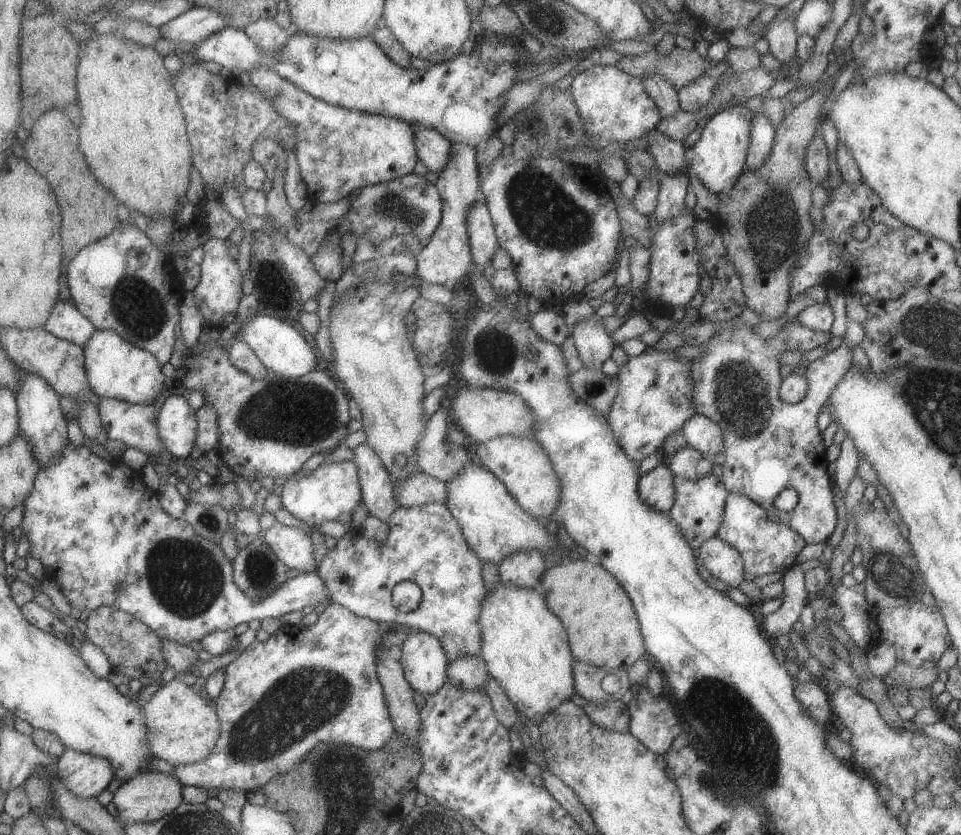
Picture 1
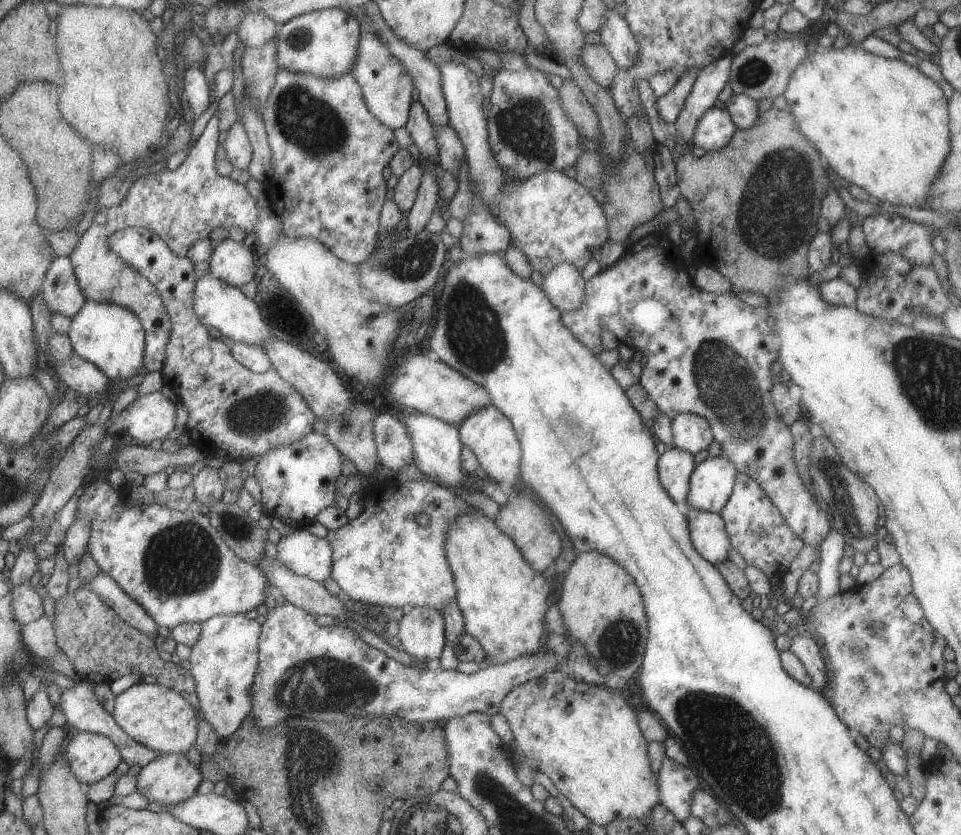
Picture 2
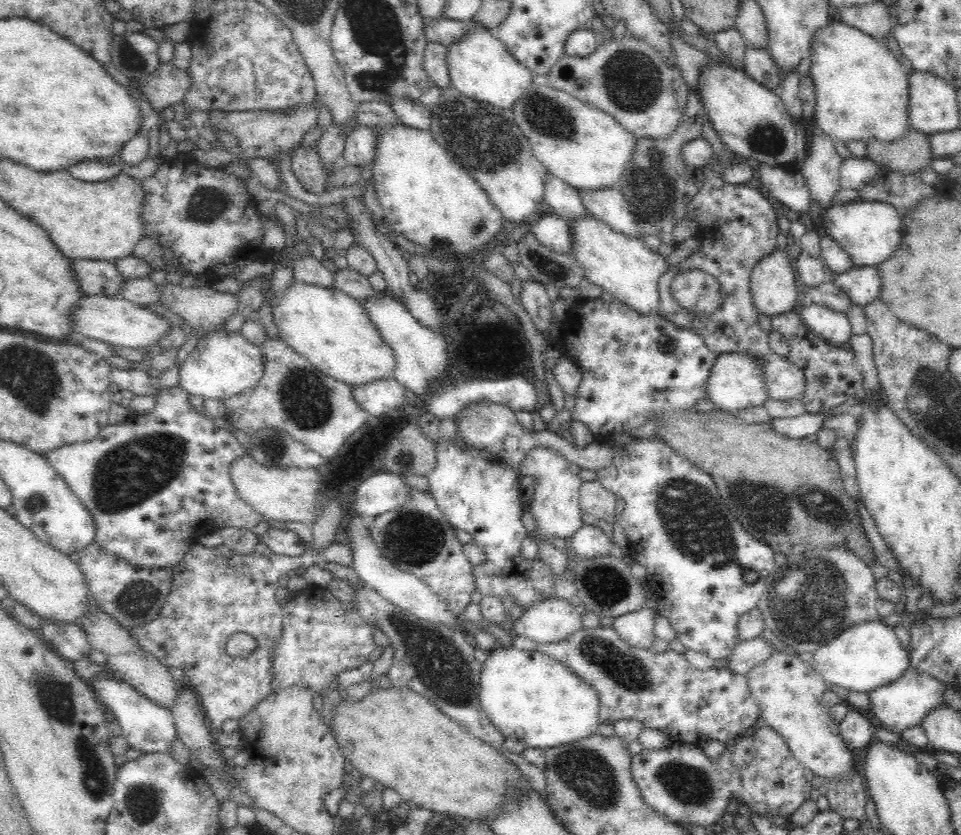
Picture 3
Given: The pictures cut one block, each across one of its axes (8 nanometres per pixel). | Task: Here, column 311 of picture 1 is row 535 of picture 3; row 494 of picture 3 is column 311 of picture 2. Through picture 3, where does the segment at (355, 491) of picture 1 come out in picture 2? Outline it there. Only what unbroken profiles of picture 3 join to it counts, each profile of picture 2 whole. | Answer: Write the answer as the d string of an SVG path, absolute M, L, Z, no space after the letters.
M313 431L301 440L293 441L291 444L275 447L260 456L256 460L256 468L252 470L255 480L261 489L260 503L266 514L272 517L287 518L293 523L311 522L315 515L324 508L335 506L335 483L337 477L342 474L341 467L343 456L322 434Z

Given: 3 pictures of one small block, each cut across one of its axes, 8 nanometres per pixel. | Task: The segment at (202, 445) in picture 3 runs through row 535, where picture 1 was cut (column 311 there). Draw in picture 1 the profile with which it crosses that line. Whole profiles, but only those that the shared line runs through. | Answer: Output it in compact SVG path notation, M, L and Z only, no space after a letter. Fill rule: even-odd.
M257 66L247 74L250 84L271 100L275 112L293 126L299 174L307 194L315 202L337 202L363 186L413 172L418 158L413 146L413 130L404 120L330 105L303 92L265 66ZM329 238L321 241L321 246L317 248L317 252L309 257L309 262L316 268L317 274L323 276L325 280L329 280L332 284L342 275L343 252L341 246Z

